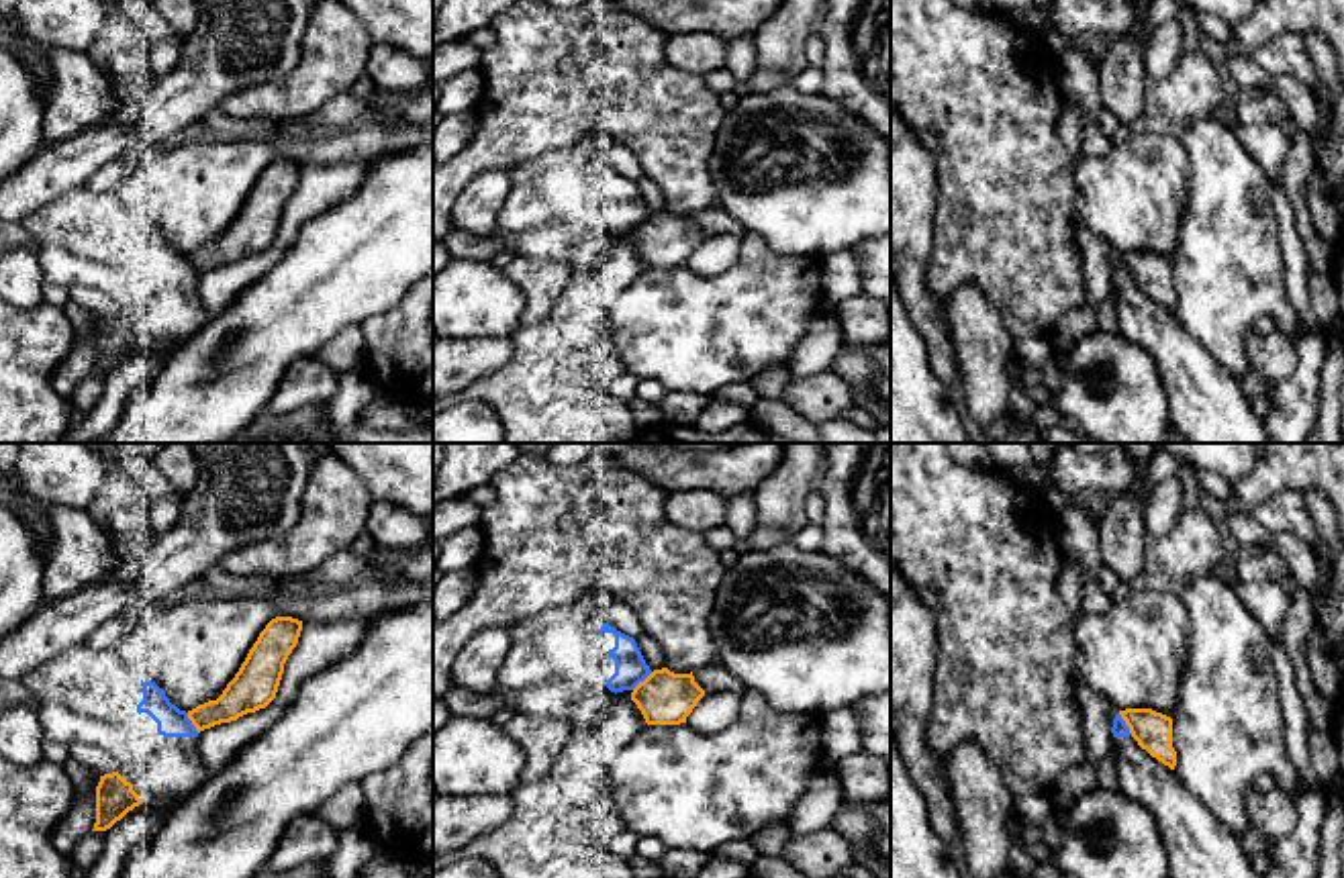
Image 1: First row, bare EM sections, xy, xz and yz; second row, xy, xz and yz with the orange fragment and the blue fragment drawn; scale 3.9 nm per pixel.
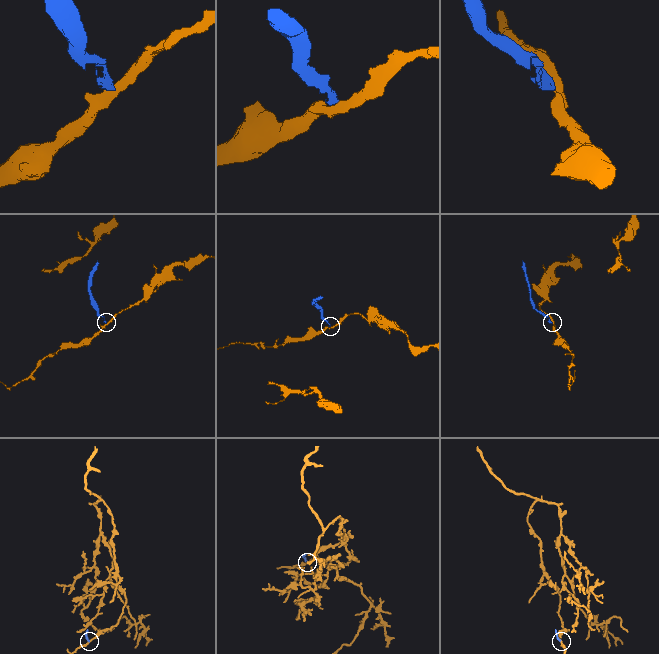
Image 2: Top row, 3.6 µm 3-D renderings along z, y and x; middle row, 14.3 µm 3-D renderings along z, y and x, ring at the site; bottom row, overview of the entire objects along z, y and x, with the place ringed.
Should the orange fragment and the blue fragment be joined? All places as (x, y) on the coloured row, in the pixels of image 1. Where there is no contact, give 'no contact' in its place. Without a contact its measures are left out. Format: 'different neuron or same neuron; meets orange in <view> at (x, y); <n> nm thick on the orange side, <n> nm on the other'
different neuron; meets orange in yz at (1126, 723); 150 nm thick on the orange side, 60 nm on the other

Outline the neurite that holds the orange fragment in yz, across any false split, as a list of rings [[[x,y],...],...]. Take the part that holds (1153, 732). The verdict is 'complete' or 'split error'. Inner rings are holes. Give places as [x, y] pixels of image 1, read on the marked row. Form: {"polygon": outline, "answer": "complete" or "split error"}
{"polygon": [[[1125,709],[1119,711],[1119,715],[1138,745],[1174,770],[1177,751],[1172,747],[1172,719],[1152,709]]], "answer": "complete"}

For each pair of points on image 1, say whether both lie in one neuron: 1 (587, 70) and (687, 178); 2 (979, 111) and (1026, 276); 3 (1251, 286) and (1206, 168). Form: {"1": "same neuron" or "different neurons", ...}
{"1": "same neuron", "2": "same neuron", "3": "same neuron"}

